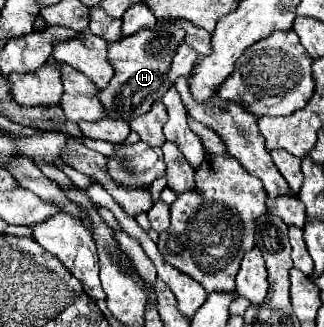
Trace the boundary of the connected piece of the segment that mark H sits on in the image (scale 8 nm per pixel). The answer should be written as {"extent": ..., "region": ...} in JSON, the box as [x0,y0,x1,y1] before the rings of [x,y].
{"extent":[98,18,184,122],"region":[[[160,18],[156,30],[140,30],[128,38],[110,44],[108,56],[116,74],[110,84],[100,90],[98,98],[114,120],[130,122],[132,118],[148,112],[154,102],[162,100],[162,96],[172,86],[172,82],[168,80],[168,66],[180,42],[184,42],[184,30],[180,28],[178,20]]]}

